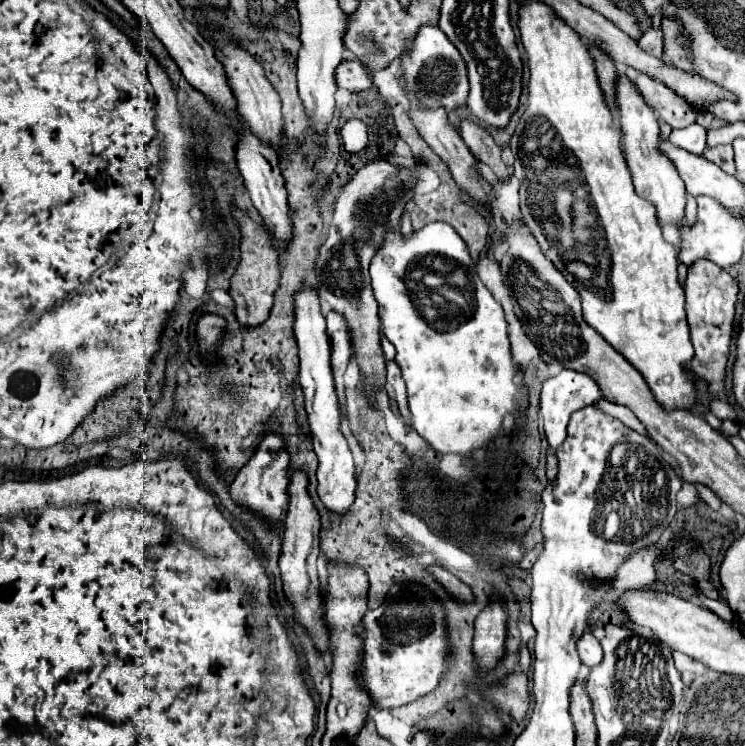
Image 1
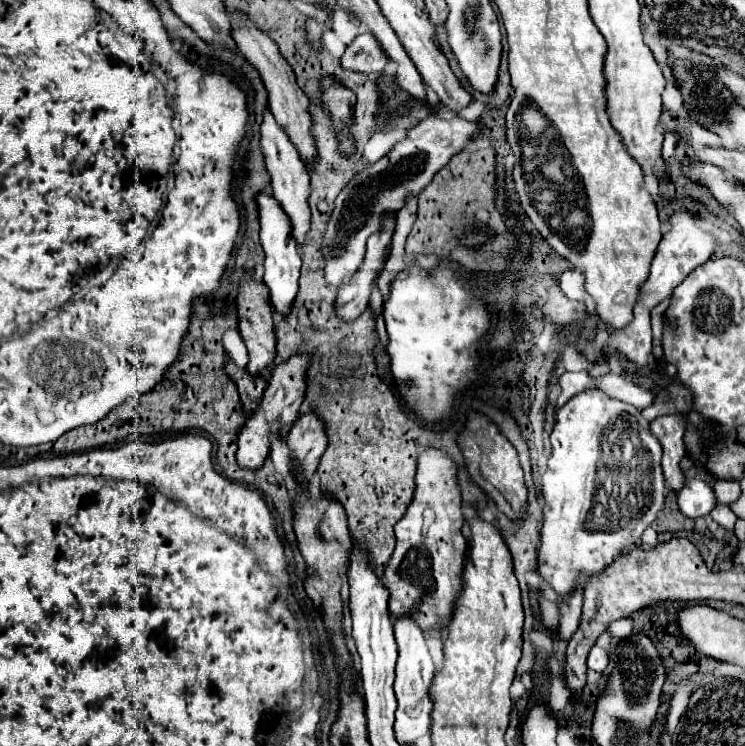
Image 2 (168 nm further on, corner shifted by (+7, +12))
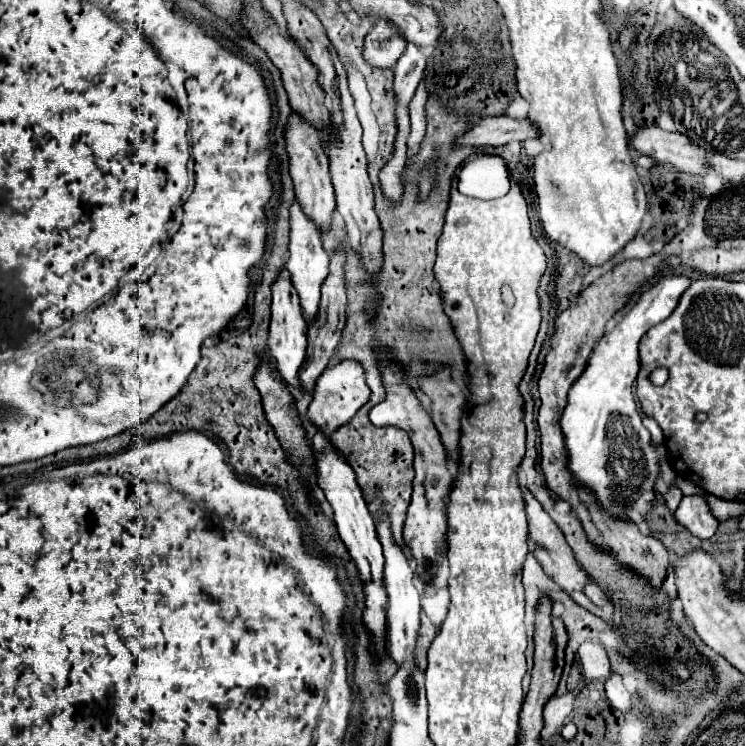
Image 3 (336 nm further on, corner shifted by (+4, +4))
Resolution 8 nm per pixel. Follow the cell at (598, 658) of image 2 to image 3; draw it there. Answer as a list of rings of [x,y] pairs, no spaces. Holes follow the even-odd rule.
[[[612,674],[608,680],[606,680],[606,694],[608,694],[608,700],[614,708],[622,710],[624,714],[628,714],[634,706],[634,700],[632,700],[632,694],[626,690],[626,686],[622,684],[622,678],[620,674]]]

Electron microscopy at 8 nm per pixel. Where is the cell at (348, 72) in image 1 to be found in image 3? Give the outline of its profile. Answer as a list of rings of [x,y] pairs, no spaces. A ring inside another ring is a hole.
[[[382,18],[376,22],[374,30],[366,36],[364,44],[366,60],[370,60],[370,64],[380,68],[392,68],[406,50],[406,44],[408,42],[400,34],[400,30],[392,22]]]

